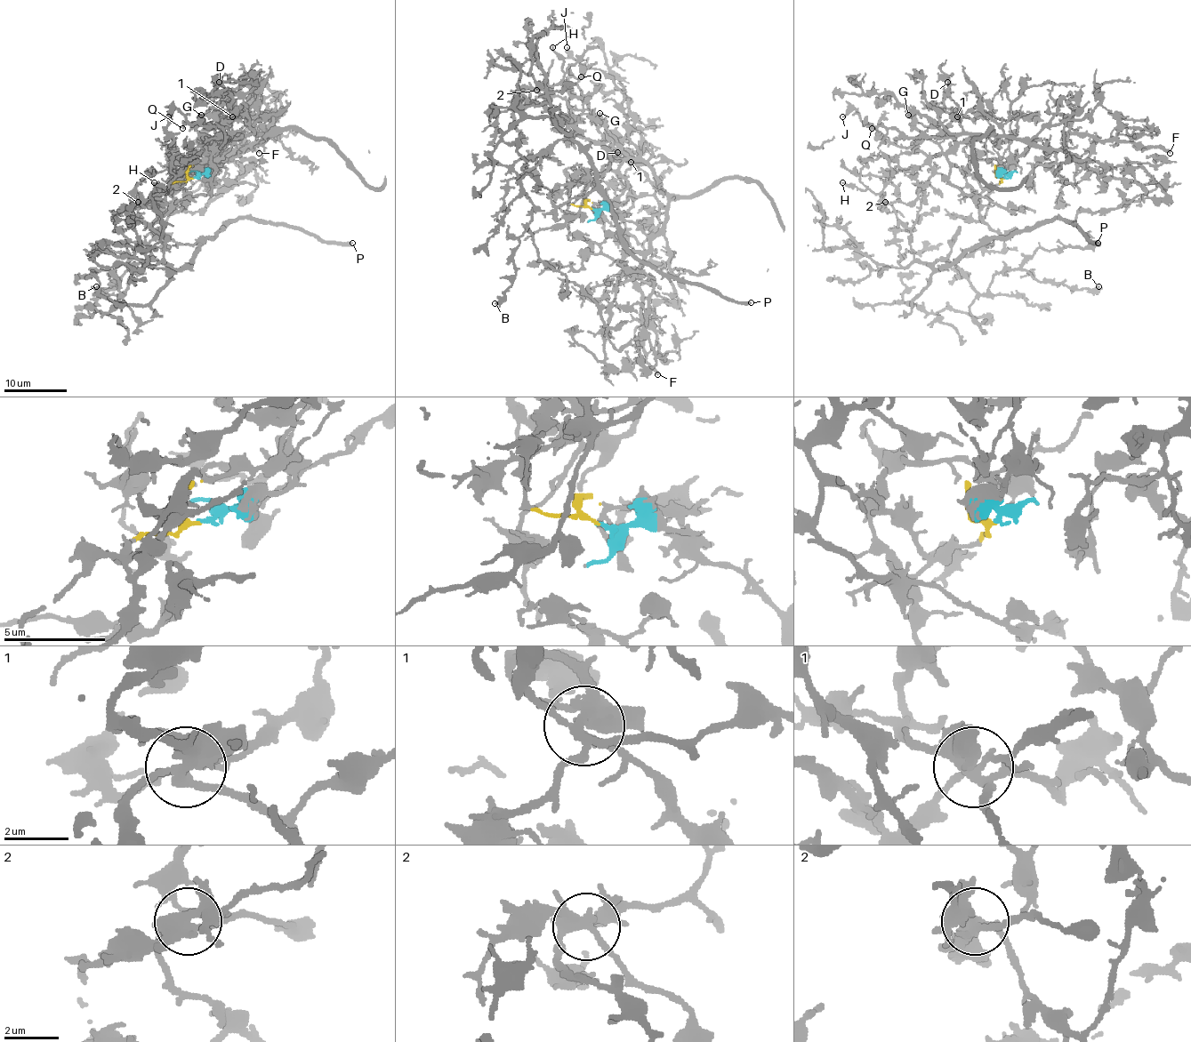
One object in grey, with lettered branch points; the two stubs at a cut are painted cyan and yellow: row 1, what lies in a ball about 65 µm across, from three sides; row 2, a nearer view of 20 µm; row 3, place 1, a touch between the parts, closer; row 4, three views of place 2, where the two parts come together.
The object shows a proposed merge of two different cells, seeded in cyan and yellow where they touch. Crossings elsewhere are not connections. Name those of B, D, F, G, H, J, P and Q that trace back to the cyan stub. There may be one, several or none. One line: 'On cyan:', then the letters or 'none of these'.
On cyan: D, F, G, J, Q

